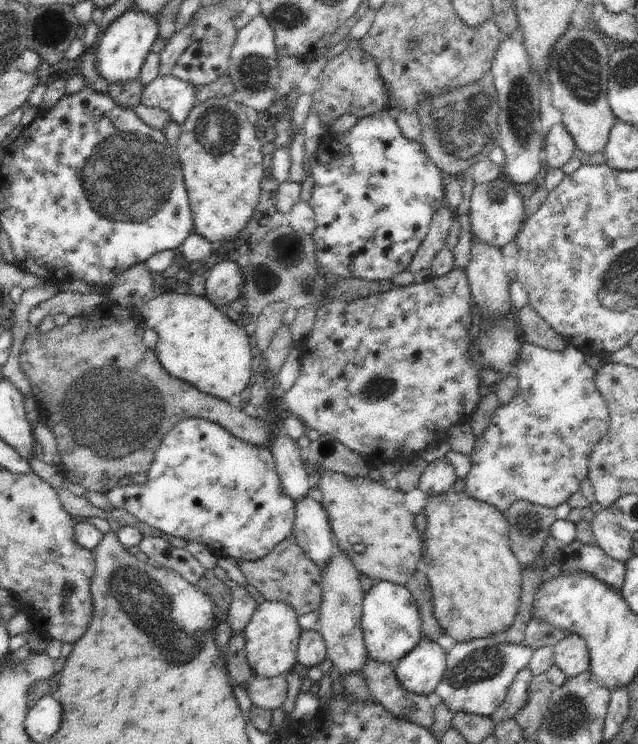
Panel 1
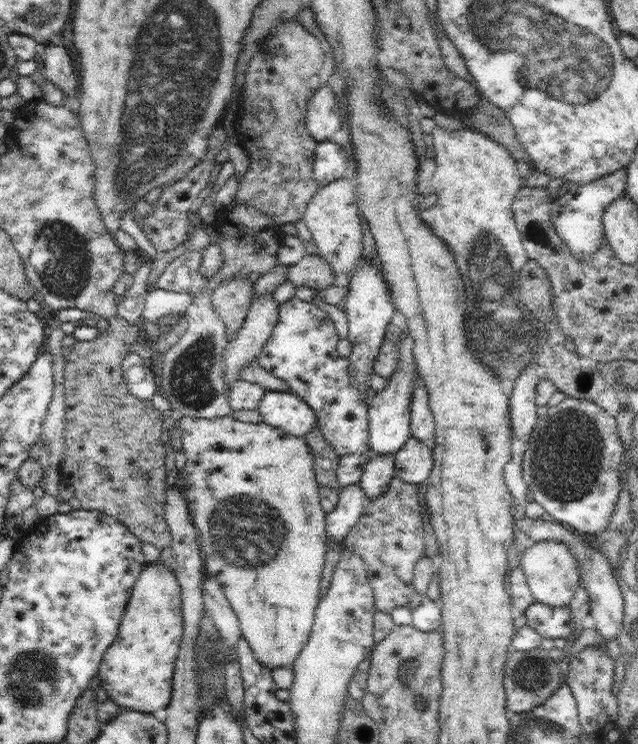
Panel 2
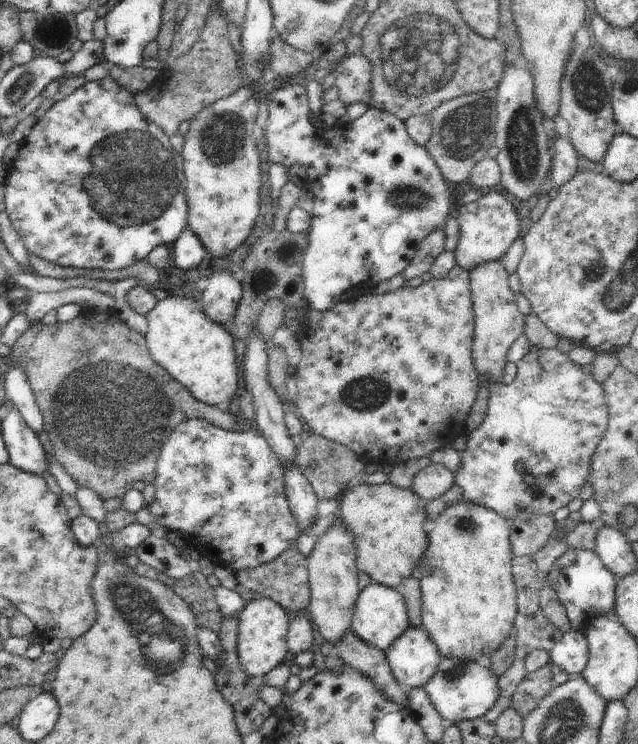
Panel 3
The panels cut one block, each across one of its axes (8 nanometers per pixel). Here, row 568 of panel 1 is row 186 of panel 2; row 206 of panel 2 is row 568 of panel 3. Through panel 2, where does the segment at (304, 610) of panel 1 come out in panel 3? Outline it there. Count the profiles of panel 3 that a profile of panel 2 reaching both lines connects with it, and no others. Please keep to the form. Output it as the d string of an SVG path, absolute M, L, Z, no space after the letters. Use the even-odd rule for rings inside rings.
M295 544L291 548L287 548L285 552L281 552L275 560L271 560L267 564L261 564L261 566L251 568L251 570L239 570L239 572L235 572L235 580L243 588L255 592L257 598L269 598L269 600L277 602L287 612L305 614L305 610L309 608L309 600L311 598L309 598L307 558L301 552L297 552Z

